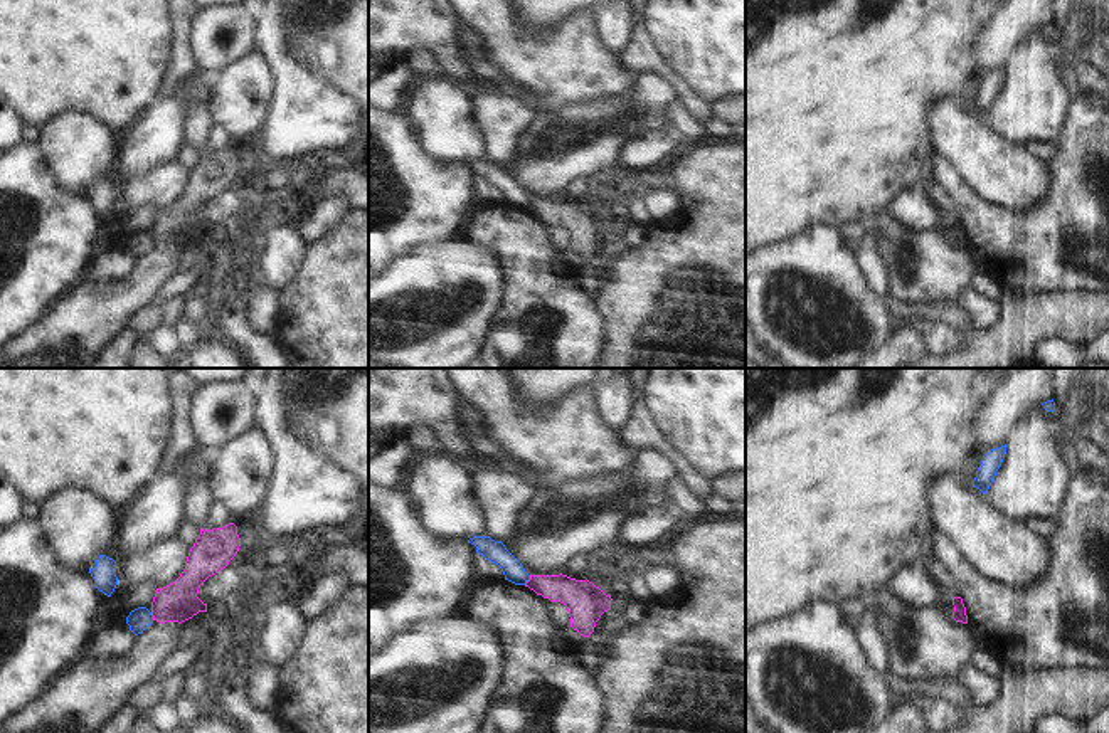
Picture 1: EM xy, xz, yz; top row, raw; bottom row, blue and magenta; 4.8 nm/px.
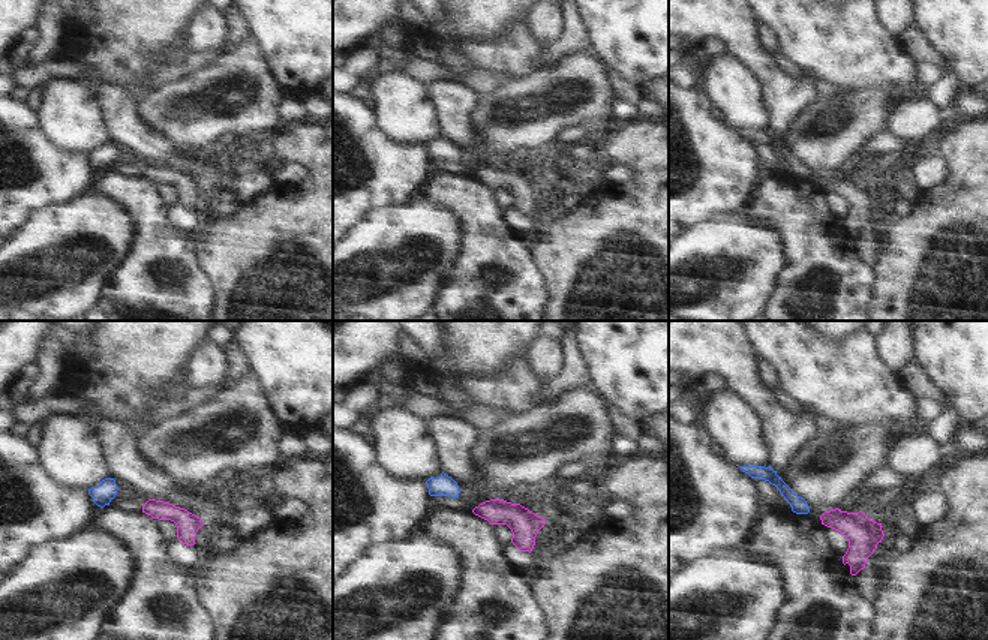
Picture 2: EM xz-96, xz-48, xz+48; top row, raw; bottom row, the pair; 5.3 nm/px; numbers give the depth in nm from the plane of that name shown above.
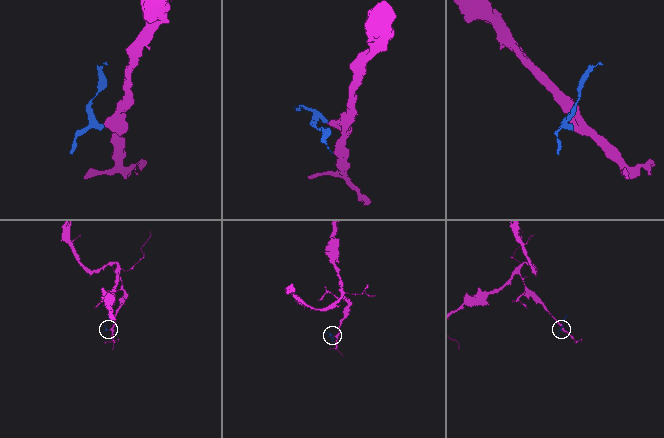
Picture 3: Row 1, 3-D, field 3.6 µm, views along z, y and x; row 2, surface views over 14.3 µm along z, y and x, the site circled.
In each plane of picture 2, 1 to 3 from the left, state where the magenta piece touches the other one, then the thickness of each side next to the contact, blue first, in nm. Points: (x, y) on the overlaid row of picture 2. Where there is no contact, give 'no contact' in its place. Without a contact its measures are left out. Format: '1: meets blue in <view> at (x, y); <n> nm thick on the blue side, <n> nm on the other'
1: no contact
2: no contact
3: no contact

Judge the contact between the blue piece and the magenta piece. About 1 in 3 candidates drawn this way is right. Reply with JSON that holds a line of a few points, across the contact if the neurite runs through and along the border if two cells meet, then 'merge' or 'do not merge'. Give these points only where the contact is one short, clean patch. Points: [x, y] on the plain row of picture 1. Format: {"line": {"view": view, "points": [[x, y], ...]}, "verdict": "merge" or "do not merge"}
{"line": {"view": "xz", "points": [[530, 199], [524, 207]]}, "verdict": "do not merge"}

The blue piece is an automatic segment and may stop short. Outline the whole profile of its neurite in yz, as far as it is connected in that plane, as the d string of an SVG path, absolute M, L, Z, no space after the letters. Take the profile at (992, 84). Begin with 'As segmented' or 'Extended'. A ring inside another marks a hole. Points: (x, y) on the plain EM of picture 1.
As segmented. M1006 67L996 72L991 72L983 79L981 89L976 94L973 111L979 113L983 118L990 113L996 94L1000 92L1006 77Z

